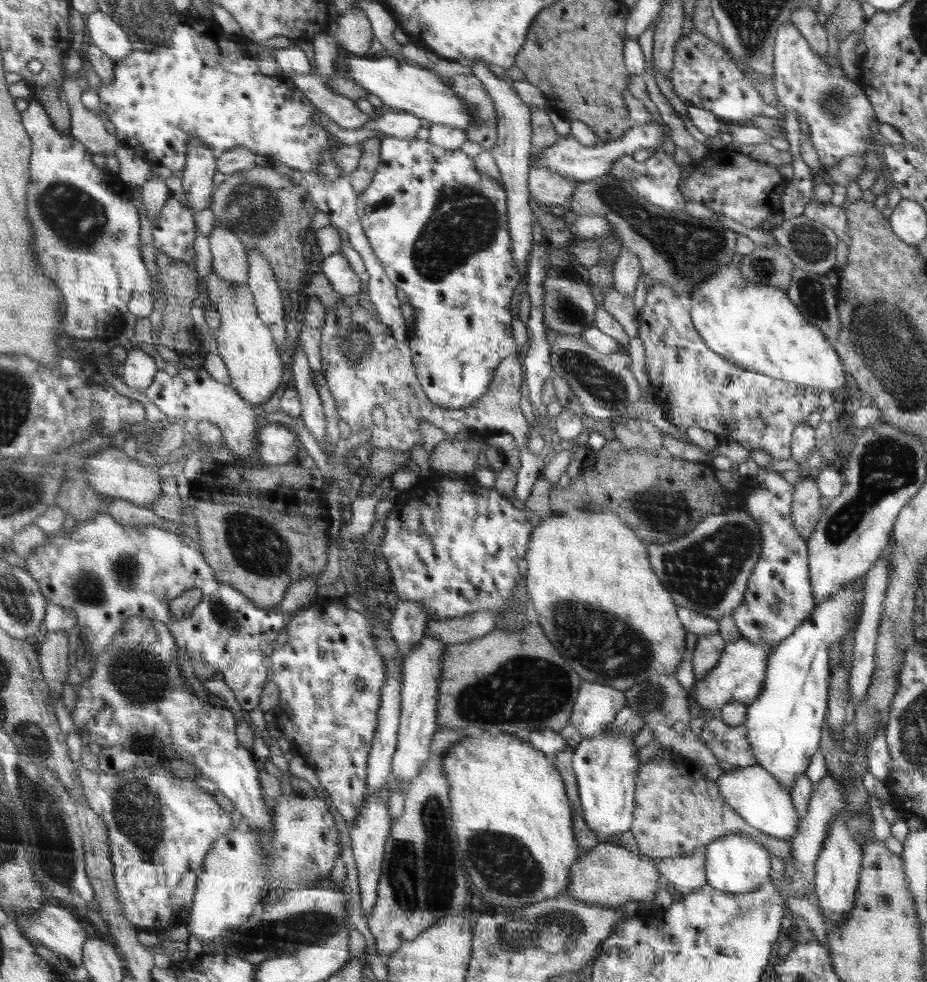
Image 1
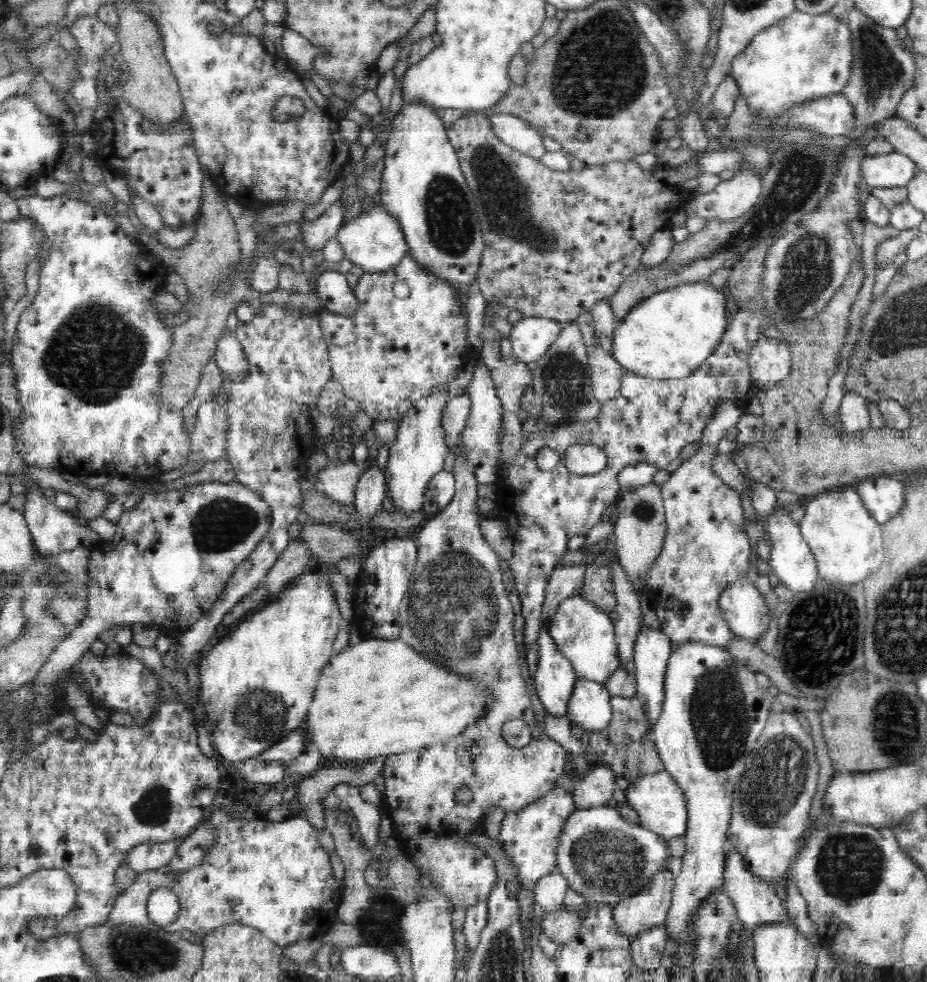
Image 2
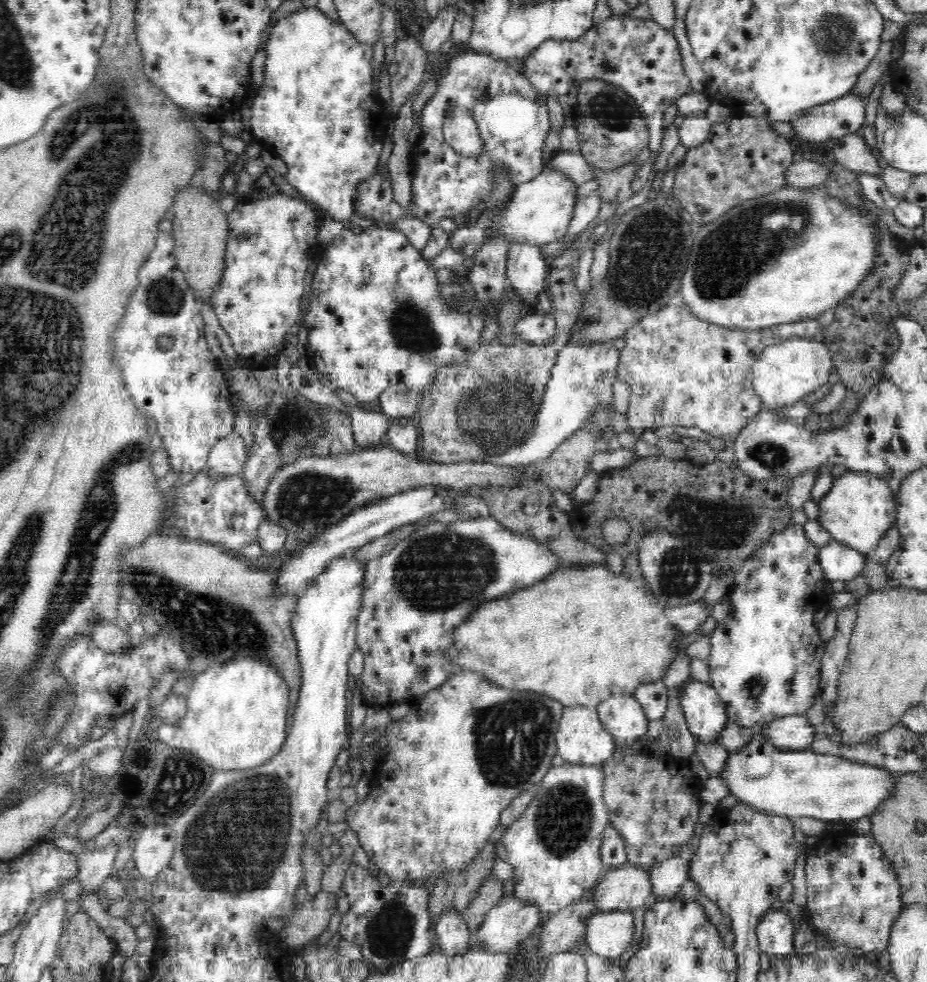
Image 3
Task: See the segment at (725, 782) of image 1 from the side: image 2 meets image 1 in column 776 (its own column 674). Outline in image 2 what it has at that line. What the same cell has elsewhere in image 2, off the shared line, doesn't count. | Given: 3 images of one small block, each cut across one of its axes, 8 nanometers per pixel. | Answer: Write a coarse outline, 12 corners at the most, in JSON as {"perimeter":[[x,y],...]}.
{"perimeter":[[662,769],[630,782],[628,806],[666,842],[685,834],[687,799]]}

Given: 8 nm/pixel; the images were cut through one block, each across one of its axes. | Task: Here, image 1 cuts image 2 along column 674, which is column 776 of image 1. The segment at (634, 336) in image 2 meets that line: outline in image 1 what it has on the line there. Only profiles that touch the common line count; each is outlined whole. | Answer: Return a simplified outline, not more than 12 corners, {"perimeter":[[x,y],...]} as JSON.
{"perimeter":[[736,263],[700,284],[695,330],[746,370],[846,388],[824,332]]}

